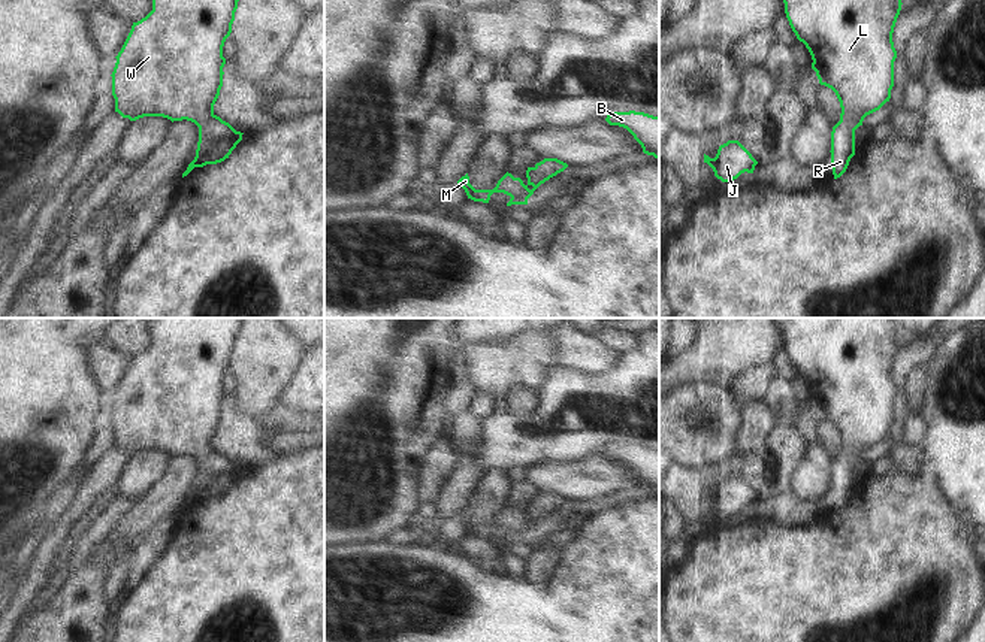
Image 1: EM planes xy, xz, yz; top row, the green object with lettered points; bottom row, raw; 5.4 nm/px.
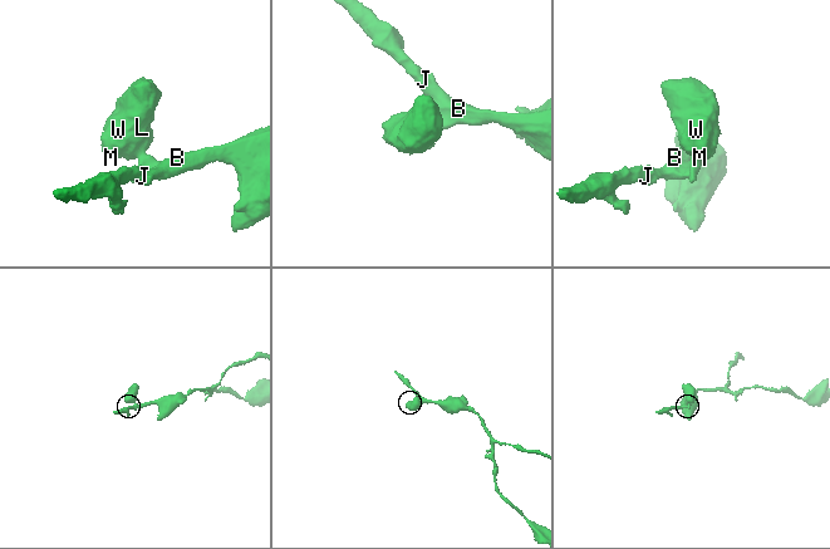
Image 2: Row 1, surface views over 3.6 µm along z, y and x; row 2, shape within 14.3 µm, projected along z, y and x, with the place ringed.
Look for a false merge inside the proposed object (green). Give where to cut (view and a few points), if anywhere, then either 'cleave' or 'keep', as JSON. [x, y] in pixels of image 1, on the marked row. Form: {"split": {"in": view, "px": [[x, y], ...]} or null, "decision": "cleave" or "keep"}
{"split": null, "decision": "keep"}

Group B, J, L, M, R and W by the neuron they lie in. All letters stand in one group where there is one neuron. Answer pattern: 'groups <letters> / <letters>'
groups B J L M R W

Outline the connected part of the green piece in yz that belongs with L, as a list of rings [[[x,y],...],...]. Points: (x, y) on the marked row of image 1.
[[[783,0],[785,13],[797,39],[812,55],[812,69],[821,85],[831,88],[842,107],[840,121],[831,131],[834,179],[840,178],[855,155],[855,130],[867,115],[891,99],[897,51],[892,33],[901,0]]]

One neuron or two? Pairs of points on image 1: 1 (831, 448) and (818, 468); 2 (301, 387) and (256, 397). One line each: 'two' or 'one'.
1: two
2: two

